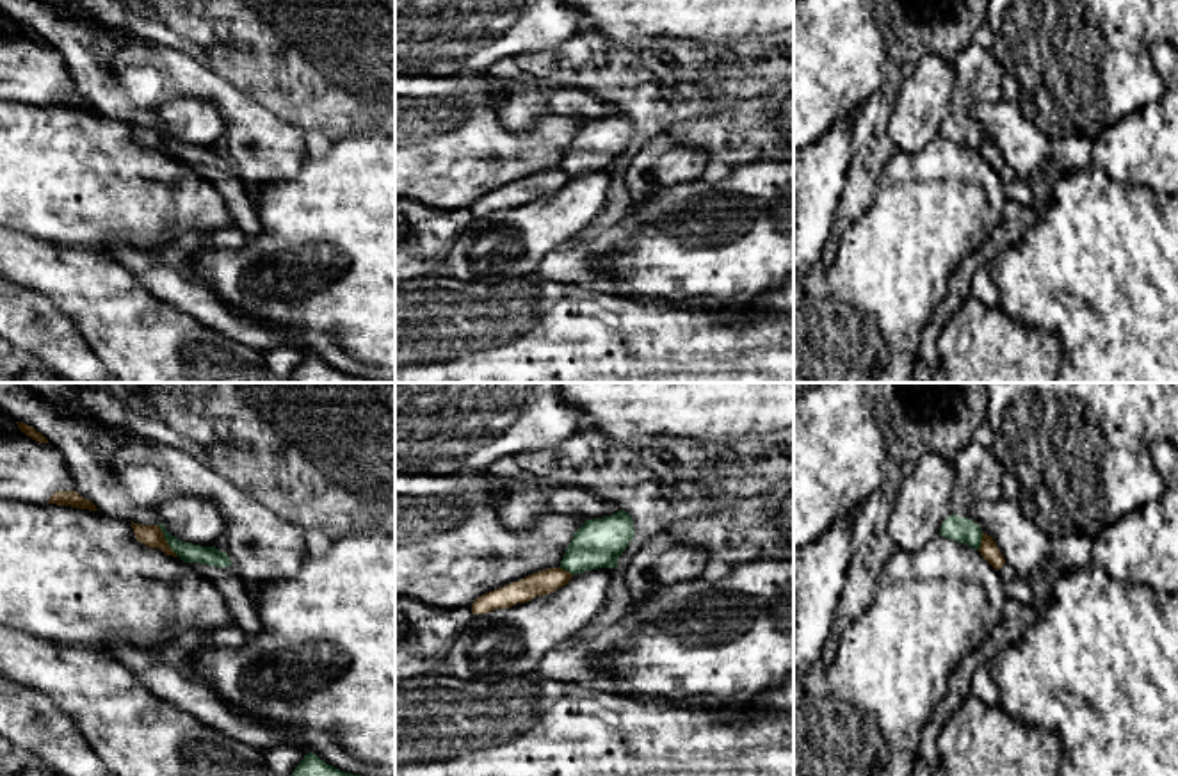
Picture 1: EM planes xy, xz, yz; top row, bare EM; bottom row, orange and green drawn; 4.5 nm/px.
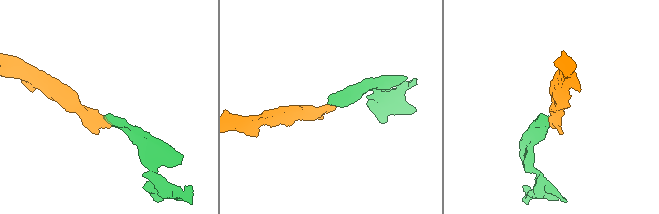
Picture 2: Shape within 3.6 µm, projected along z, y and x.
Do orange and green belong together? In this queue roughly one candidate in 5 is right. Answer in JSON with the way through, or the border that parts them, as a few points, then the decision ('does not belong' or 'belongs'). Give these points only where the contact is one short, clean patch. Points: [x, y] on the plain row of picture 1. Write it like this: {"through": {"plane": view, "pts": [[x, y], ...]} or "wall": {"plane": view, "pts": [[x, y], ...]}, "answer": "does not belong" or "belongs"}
{"through": {"plane": "xy", "pts": [[152, 137], [164, 141], [187, 153]]}, "answer": "belongs"}

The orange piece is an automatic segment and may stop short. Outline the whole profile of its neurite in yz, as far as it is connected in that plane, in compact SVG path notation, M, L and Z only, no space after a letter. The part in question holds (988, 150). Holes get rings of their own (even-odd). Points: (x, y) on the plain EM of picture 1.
M950 116L941 125L940 137L977 150L995 171L1000 171L1005 166L1005 160L1000 155L993 139L984 135L980 128L970 119L959 119L956 116Z

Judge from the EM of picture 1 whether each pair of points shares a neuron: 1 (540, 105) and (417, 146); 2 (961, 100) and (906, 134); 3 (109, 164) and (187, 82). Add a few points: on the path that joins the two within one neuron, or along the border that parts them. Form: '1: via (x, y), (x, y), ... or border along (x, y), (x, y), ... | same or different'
1: border along (484, 79), (508, 130), (540, 121) | different
2: border along (954, 66), (951, 114) | different
3: border along (98, 111), (130, 123) | different

